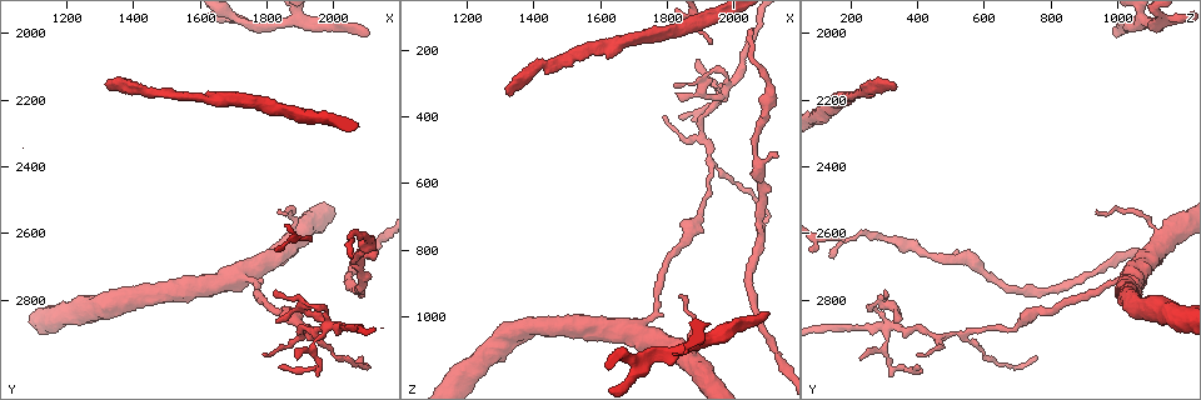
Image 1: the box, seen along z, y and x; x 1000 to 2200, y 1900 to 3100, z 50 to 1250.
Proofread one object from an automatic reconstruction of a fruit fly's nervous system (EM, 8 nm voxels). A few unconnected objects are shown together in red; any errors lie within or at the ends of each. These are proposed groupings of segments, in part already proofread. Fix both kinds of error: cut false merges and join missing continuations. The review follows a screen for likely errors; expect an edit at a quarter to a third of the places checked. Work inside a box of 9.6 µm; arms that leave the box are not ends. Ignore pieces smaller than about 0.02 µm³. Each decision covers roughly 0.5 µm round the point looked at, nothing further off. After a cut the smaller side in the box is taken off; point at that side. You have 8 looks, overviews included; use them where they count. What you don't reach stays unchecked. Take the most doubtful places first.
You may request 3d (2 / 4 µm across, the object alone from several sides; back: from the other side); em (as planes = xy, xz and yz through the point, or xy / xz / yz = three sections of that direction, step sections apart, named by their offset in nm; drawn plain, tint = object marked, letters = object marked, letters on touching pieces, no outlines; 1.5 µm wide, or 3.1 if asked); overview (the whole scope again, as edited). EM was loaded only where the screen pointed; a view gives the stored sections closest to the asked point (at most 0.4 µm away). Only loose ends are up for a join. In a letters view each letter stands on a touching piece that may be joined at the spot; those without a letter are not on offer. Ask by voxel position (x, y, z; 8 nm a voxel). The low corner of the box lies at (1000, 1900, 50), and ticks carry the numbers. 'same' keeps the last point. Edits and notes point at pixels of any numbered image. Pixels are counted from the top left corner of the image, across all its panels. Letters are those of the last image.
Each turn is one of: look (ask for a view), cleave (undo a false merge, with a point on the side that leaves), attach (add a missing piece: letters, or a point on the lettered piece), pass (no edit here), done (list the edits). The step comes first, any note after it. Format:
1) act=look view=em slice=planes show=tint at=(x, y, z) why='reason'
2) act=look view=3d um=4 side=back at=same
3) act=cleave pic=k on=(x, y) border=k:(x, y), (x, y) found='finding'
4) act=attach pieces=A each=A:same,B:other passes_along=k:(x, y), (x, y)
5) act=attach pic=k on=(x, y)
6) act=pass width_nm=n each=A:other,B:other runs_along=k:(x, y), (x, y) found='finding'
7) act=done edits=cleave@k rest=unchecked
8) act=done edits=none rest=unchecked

act=look view=em slice=planes show=letters at=(1340, 2170, 340)

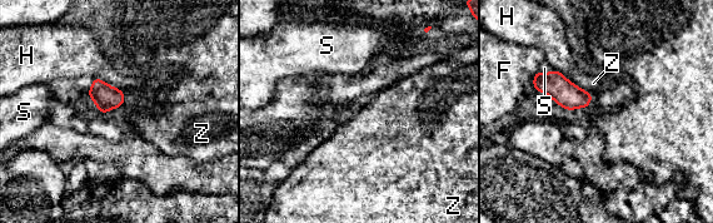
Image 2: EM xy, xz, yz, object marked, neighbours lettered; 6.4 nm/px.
act=pass each=F:other,H:other,S:other,Z:other border=2:(564, 77), (594, 95) found='no lettered piece goes on from it'

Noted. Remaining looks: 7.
act=look view=3d um=4 at=(2110, 2000, 990) why='free end'

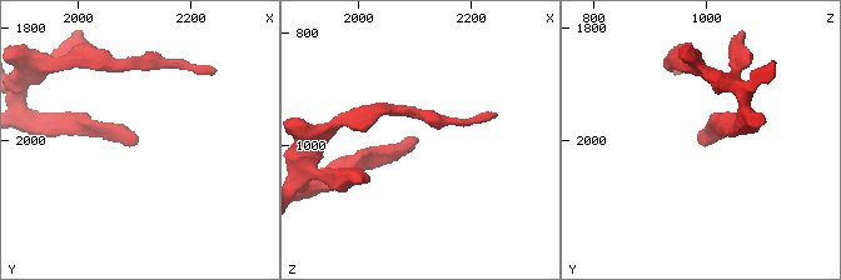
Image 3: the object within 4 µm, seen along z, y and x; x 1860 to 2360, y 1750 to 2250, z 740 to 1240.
act=look view=em slice=yz step=8 show=letters at=(2105, 2000, 985)

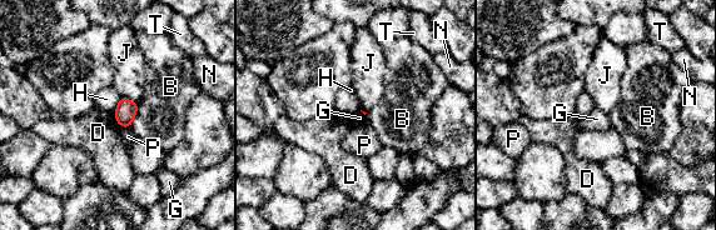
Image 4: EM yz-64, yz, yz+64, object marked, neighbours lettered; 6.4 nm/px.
act=look view=em slice=planes show=letters at=same why='cut it another way'

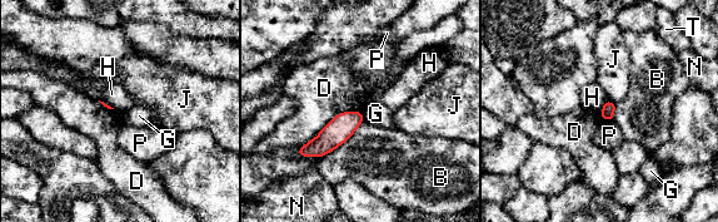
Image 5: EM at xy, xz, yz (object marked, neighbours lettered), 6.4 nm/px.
act=pass each=B:other,D:other,G:other,H:other,J:other,N:other,P:other,T:other runs_along=5:(358, 114), (320, 146), (300, 152) found='no lettered piece goes on from it'

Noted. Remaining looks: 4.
act=look view=em slice=xz step=4 show=tint at=(2060, 2670, 140) why='tapers out'

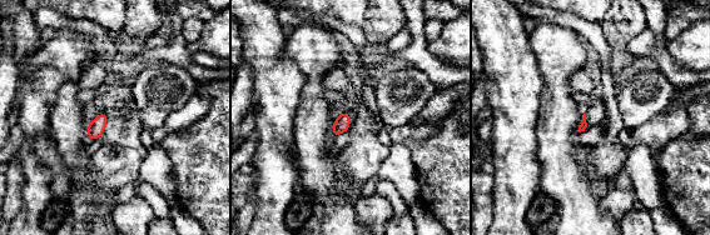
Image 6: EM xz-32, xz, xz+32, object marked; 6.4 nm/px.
act=look view=em slice=planes show=letters at=same

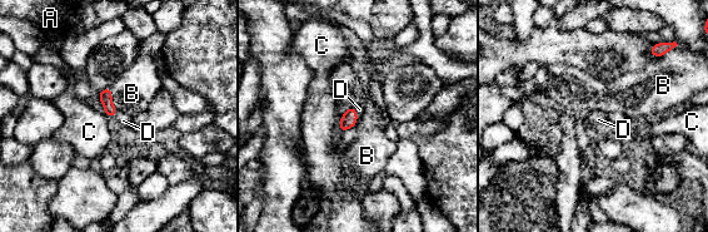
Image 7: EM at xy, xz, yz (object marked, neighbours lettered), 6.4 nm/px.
act=attach pieces=D each=A:other,B:other,C:other,D:same passes_along=7:(105, 95), (114, 114), (123, 121) found='it goes on there'

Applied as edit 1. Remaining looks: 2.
act=done edits=attach@7 rest=unchecked

